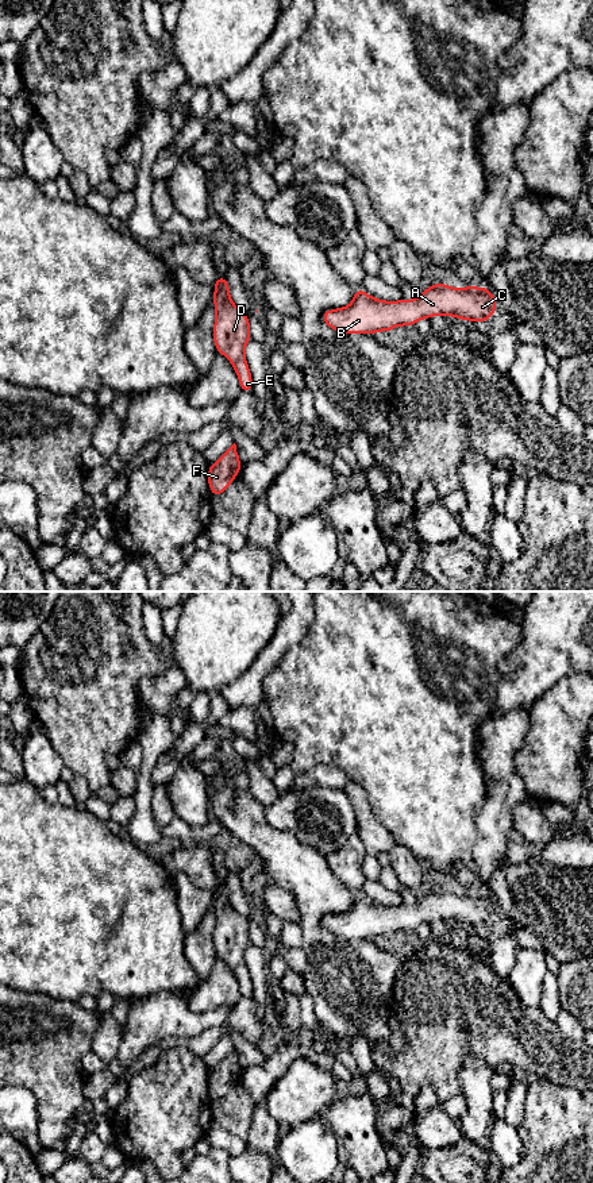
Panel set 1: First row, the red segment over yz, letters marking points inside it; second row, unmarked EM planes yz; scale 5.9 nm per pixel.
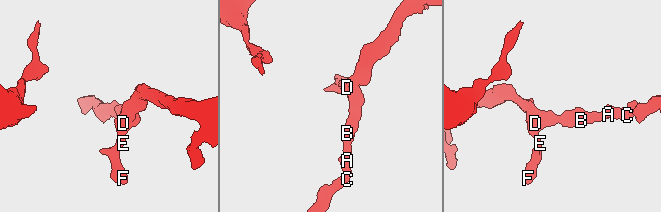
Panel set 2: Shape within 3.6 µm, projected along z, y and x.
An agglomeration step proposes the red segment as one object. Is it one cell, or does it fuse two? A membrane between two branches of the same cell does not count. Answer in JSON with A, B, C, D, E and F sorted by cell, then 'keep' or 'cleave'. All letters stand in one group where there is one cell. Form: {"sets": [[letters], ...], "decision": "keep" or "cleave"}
{"sets": [["A", "B", "C", "D", "E", "F"]], "decision": "keep"}

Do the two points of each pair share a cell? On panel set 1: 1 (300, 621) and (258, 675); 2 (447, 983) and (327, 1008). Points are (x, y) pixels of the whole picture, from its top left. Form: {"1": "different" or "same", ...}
{"1": "same", "2": "different"}

